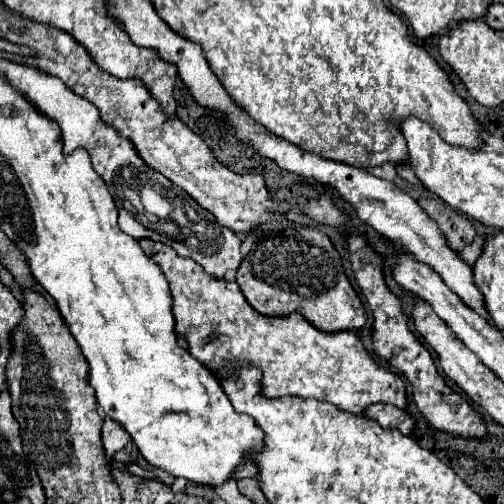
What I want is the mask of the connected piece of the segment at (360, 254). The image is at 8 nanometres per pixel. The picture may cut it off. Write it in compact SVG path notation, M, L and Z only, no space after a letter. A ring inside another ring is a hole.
M355 232L349 236L349 254L351 254L351 264L353 264L357 284L359 284L361 292L365 294L365 298L371 306L373 318L375 318L375 324L373 324L375 354L379 358L383 358L389 366L393 366L395 370L399 370L407 376L407 380L413 386L415 404L417 404L419 412L429 420L431 426L445 430L449 434L457 434L457 436L483 438L485 422L481 420L481 416L471 408L471 404L463 396L459 396L445 384L445 380L439 376L439 372L435 368L433 358L429 356L429 350L409 330L409 320L401 310L401 300L395 294L391 294L389 288L385 286L383 272L381 272L381 264L383 264L381 256L375 254L369 246L365 246L365 240Z

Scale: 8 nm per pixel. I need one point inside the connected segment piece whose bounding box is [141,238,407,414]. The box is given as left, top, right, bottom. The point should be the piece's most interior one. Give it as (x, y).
(295, 360)

